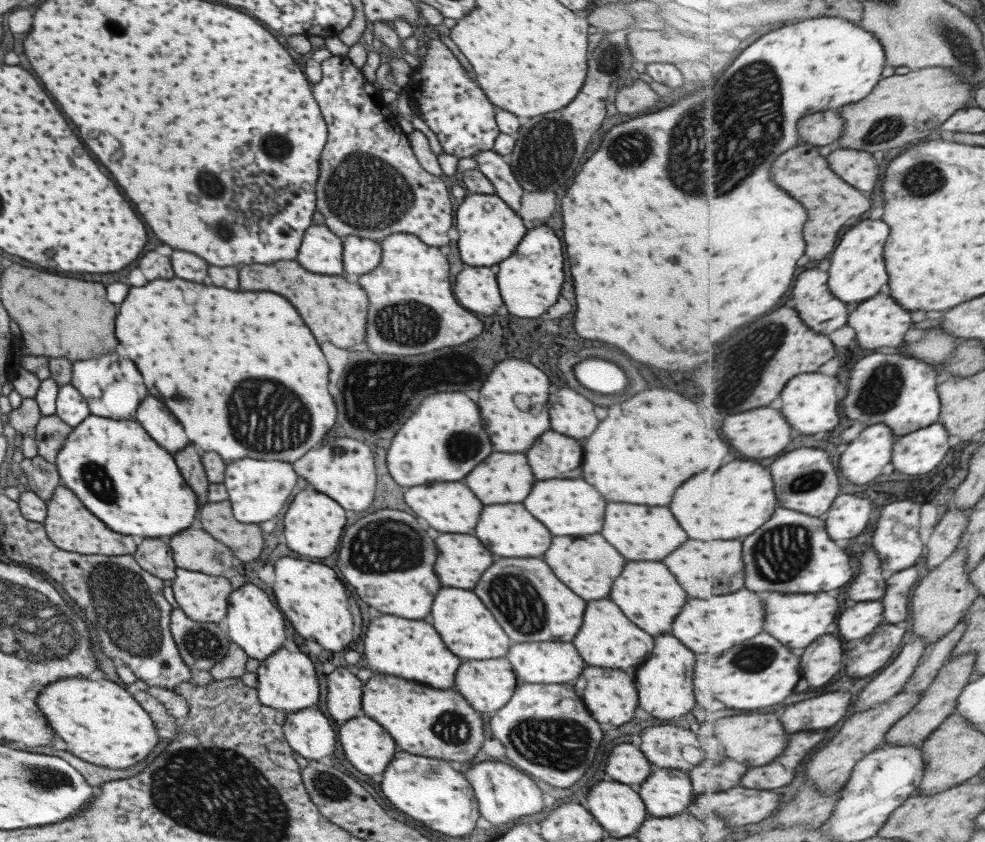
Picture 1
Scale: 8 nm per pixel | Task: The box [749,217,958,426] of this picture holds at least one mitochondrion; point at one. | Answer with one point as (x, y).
(879, 391)

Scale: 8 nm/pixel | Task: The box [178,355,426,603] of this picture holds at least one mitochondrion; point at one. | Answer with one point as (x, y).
(256, 419)

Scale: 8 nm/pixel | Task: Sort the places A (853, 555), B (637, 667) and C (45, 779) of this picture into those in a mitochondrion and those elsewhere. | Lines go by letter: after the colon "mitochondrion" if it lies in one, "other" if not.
A: other
B: other
C: mitochondrion

